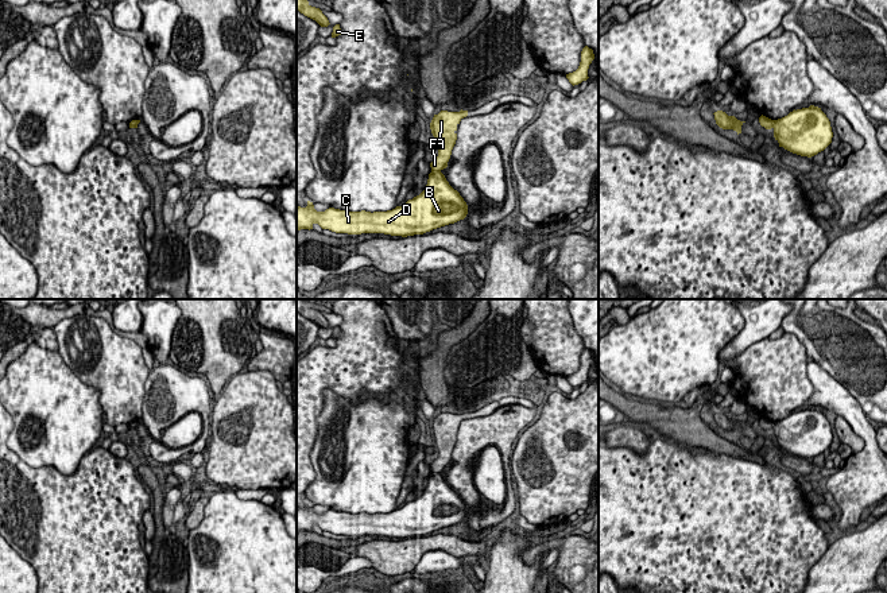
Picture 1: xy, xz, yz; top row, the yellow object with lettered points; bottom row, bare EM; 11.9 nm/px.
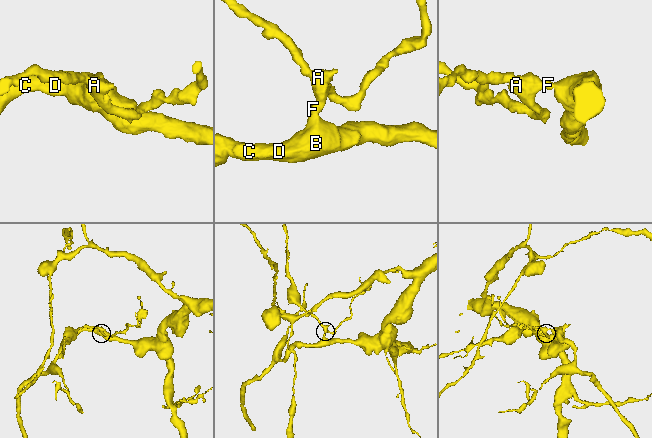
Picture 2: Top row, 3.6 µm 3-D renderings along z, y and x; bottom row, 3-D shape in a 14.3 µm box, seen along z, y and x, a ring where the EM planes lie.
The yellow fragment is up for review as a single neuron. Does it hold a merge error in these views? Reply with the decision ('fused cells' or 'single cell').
fused cells

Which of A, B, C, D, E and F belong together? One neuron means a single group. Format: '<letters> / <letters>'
A E F / B C D

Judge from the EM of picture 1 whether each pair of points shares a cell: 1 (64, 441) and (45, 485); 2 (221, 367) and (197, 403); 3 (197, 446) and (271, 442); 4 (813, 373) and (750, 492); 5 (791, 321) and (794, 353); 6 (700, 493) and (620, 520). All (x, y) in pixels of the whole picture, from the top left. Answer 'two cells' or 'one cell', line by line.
1: two cells
2: two cells
3: two cells
4: two cells
5: two cells
6: one cell

